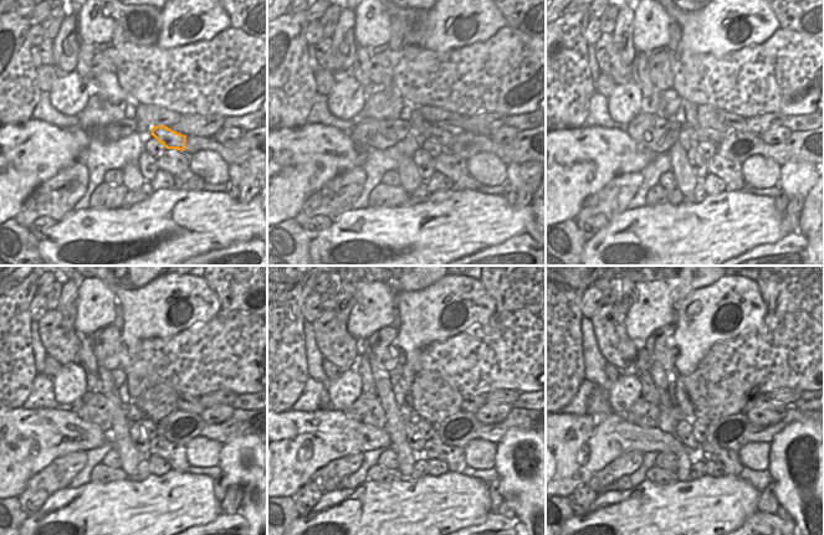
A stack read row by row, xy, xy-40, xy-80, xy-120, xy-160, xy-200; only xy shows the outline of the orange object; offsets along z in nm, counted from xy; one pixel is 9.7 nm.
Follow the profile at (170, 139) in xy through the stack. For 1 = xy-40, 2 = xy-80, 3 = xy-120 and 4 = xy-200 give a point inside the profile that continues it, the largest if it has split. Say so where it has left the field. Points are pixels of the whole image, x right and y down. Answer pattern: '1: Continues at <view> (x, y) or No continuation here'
1: Continues at xy-40 (444, 134)
2: Continues at xy-80 (697, 134)
3: Continues at xy-120 (134, 415)
4: Continues at xy-200 (676, 413).

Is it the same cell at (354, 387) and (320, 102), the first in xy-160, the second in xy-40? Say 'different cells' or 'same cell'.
different cells

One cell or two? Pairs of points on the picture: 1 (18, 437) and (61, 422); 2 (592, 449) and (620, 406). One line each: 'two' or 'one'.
1: one
2: two

